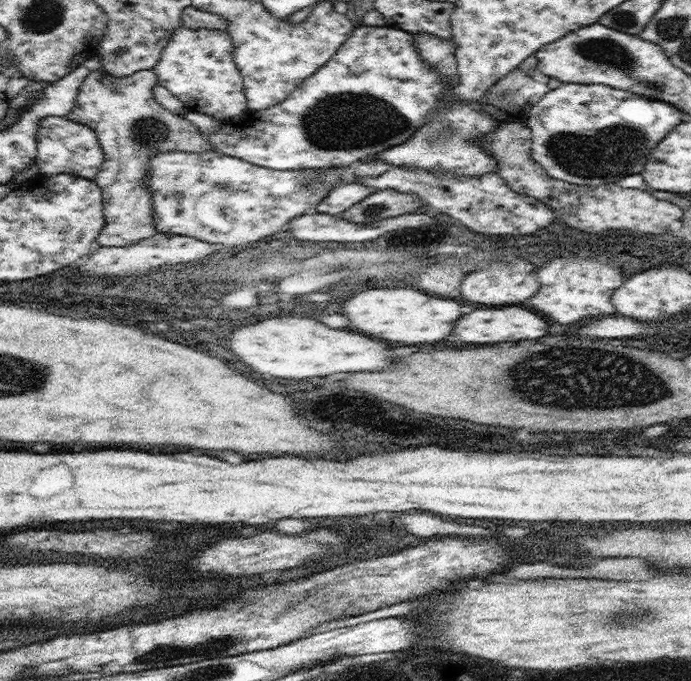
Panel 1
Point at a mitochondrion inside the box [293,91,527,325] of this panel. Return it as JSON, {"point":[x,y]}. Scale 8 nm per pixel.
{"point":[444,136]}

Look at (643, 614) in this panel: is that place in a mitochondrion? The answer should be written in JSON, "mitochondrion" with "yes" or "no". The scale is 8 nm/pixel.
{"mitochondrion":"yes"}

